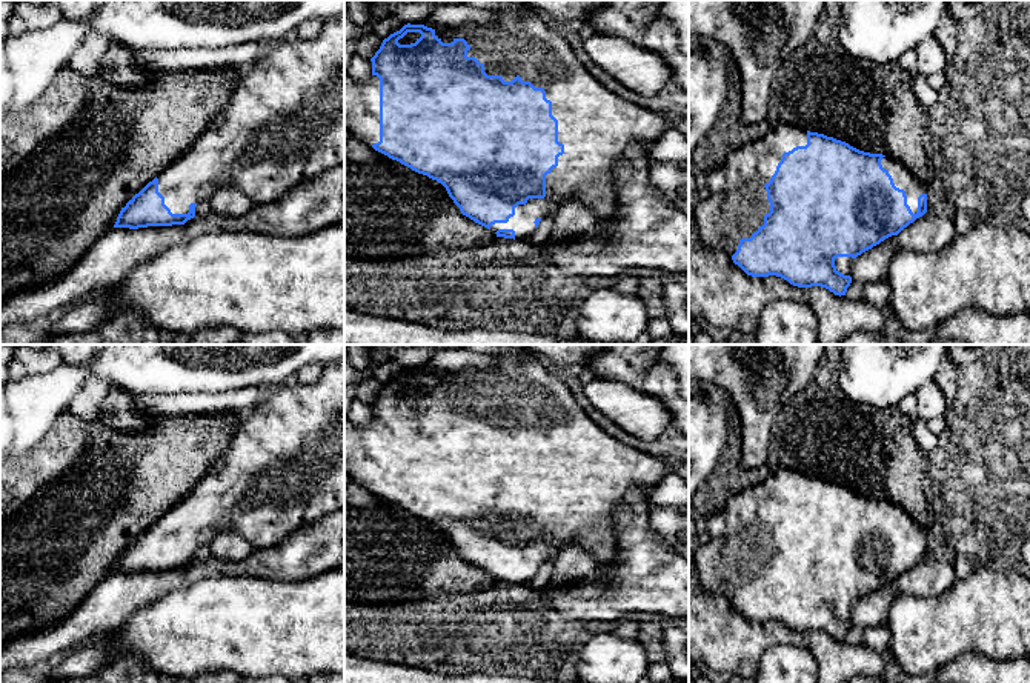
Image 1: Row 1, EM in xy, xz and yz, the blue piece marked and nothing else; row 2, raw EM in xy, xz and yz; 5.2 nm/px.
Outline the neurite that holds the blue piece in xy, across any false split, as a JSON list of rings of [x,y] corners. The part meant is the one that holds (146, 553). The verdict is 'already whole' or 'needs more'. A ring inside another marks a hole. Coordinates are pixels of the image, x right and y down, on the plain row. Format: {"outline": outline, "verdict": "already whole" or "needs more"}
{"outline": [[[344,361],[323,366],[312,385],[269,392],[248,411],[221,465],[121,552],[114,572],[184,569],[195,551],[224,531],[241,535],[254,551],[344,509]]], "verdict": "needs more"}

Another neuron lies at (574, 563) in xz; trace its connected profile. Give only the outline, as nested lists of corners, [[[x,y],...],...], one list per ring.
[[[566,543],[555,557],[550,585],[553,588],[573,586],[575,583],[593,578],[598,563],[593,554],[575,543]]]

